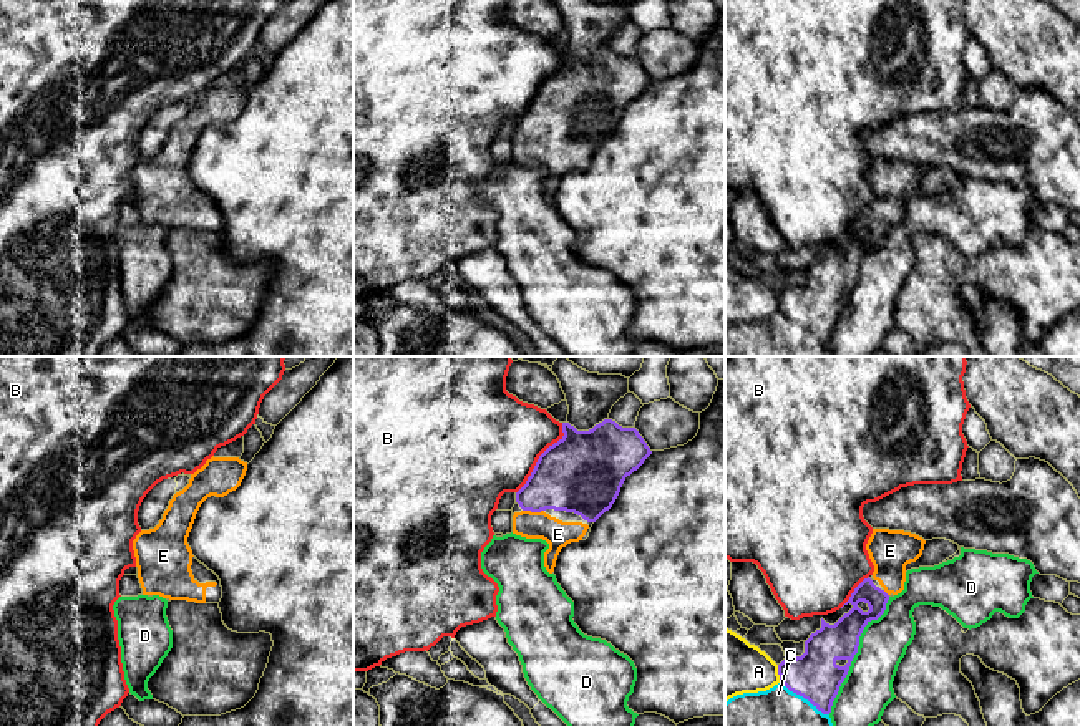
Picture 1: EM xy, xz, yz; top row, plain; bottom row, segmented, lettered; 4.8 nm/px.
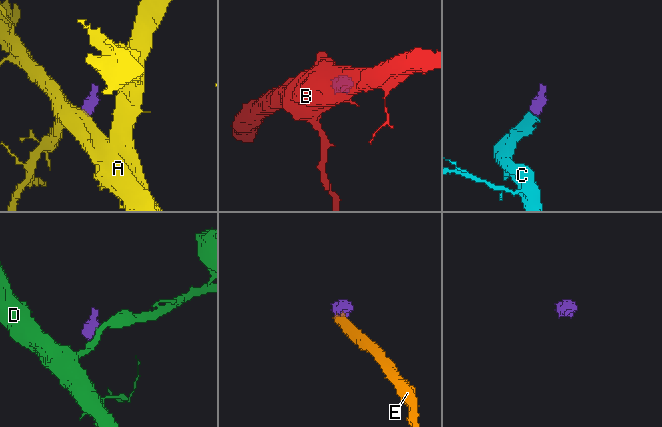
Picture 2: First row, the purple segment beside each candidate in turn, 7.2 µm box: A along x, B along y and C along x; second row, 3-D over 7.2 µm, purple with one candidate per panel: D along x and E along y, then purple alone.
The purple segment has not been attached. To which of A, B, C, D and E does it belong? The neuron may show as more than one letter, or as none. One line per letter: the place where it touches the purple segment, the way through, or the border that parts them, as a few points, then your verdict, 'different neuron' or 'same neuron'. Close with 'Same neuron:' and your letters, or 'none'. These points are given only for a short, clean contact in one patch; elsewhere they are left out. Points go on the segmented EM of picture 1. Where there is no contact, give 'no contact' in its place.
A: yz (778, 673) | along yz (777, 665), (780, 682) | different neuron
B: xz (540, 458) | different neuron
C: yz (805, 698) | same neuron
D: yz (856, 652) | different neuron
E: xz (533, 511) | same neuron
Same neuron: C, E

